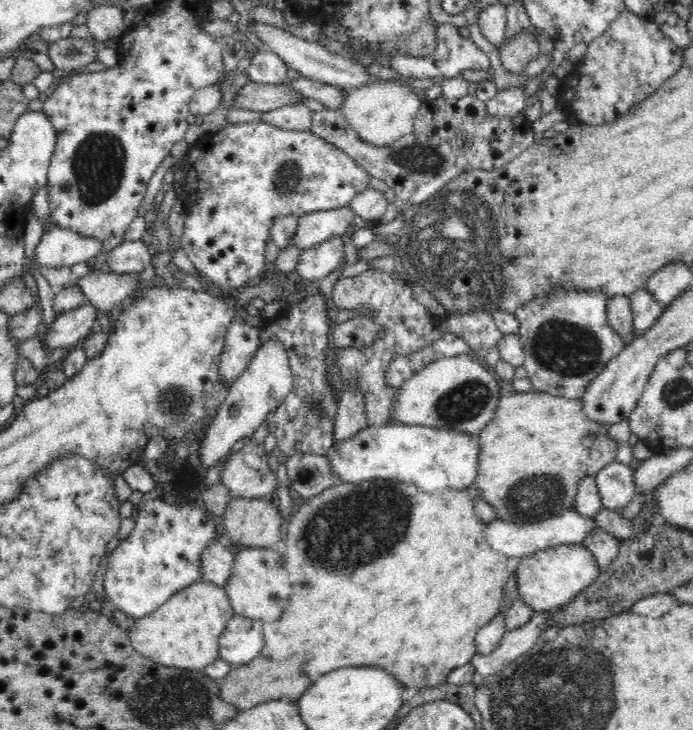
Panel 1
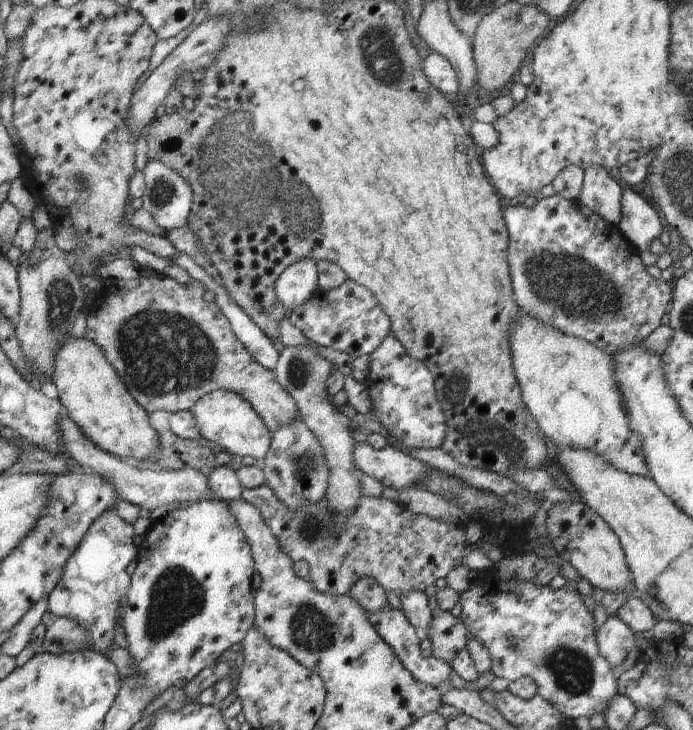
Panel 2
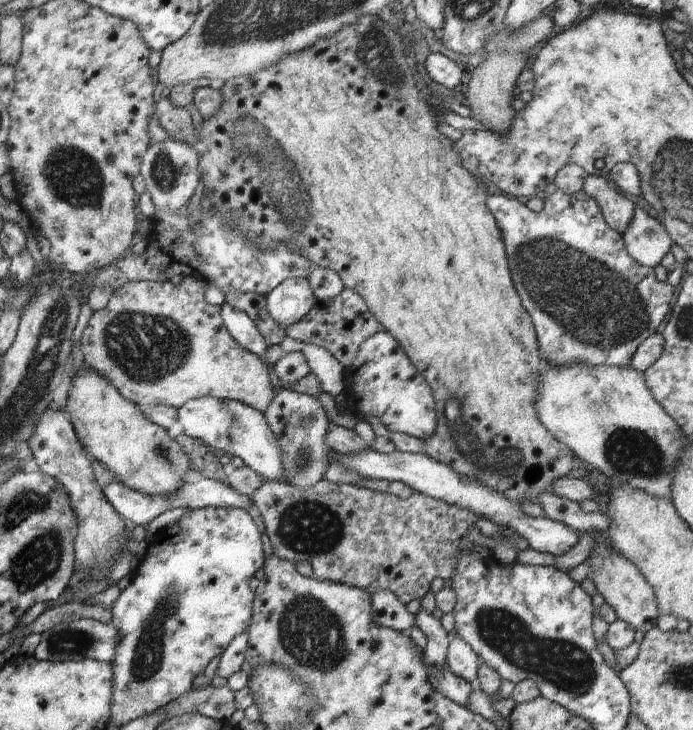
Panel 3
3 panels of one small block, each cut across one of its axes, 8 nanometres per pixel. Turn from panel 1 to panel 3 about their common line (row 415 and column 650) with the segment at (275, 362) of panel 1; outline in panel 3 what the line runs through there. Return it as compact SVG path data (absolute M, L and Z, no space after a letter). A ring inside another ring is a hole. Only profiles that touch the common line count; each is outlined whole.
M641 201L636 202L634 214L623 231L623 239L628 254L642 266L652 269L660 265L673 245L663 224Z

